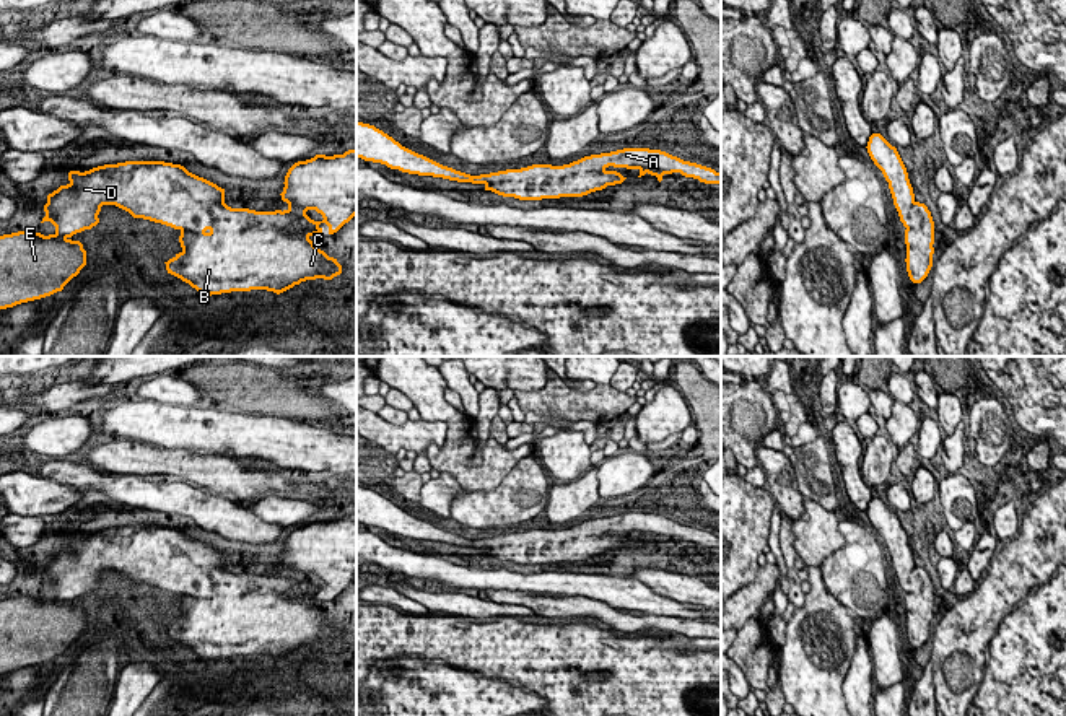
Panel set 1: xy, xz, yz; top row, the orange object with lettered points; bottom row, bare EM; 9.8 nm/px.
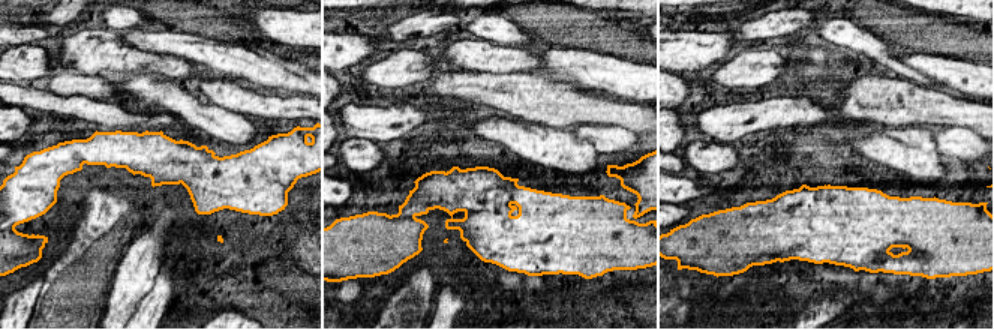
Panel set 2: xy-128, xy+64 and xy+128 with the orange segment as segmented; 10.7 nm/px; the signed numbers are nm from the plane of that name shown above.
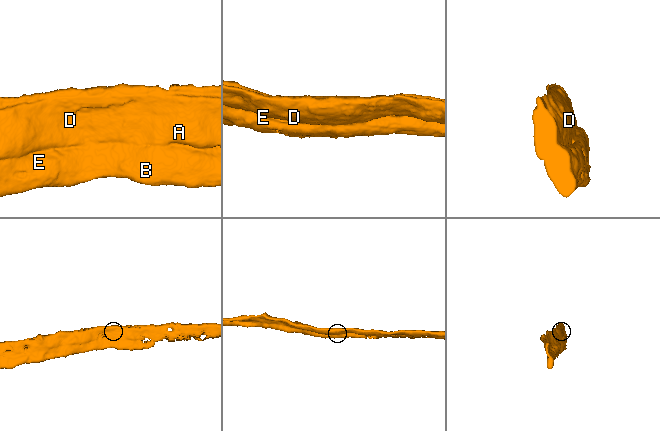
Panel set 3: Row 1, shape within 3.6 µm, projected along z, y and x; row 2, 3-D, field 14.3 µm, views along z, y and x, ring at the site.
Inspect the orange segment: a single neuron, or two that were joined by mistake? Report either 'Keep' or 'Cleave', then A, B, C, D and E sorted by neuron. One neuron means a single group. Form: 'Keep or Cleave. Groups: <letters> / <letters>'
Cleave. Groups: A D / B C E

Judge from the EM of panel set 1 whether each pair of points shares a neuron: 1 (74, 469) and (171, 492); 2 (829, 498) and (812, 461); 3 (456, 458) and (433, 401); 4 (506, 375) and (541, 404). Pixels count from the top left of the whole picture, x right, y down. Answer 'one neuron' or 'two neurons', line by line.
1: one neuron
2: one neuron
3: one neuron
4: two neurons

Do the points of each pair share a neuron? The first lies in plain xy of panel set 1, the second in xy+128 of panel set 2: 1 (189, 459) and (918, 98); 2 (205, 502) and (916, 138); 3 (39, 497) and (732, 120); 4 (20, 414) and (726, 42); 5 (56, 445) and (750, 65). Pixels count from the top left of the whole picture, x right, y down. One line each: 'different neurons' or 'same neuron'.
1: same neuron
2: same neuron
3: same neuron
4: same neuron
5: same neuron

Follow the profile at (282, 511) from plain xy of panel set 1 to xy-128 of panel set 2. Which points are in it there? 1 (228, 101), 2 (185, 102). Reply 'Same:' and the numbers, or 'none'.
Same: 2

